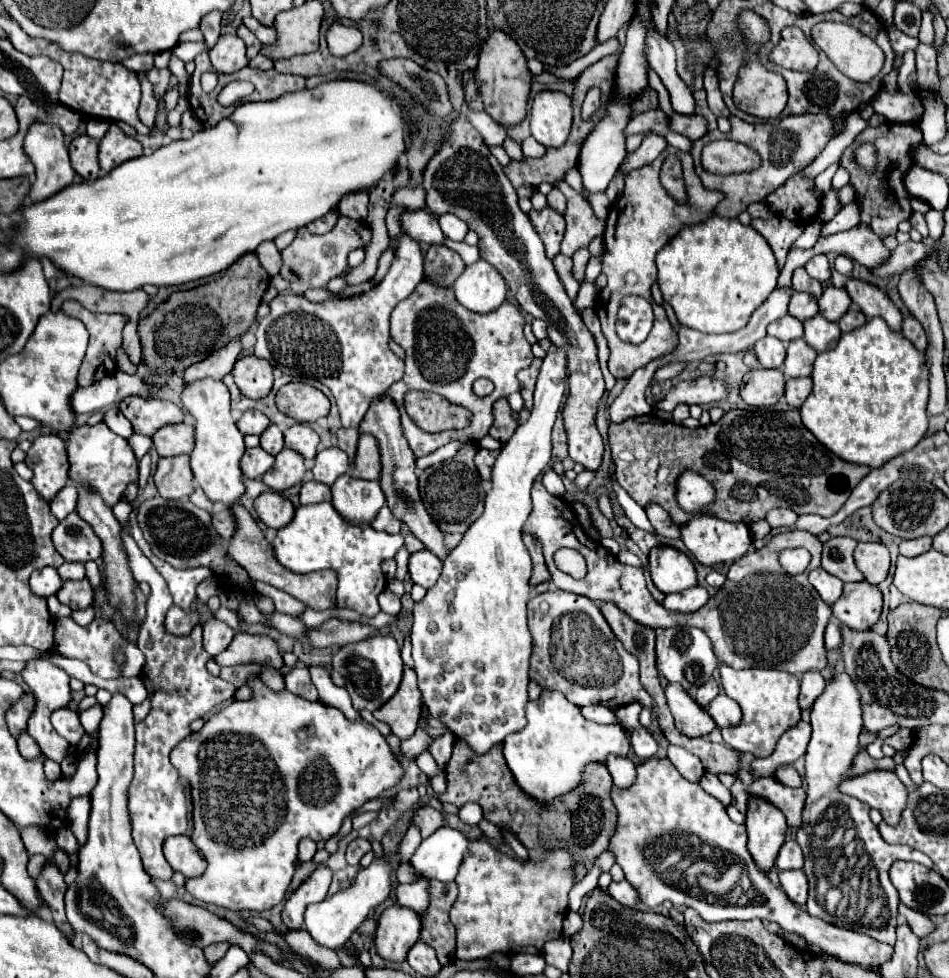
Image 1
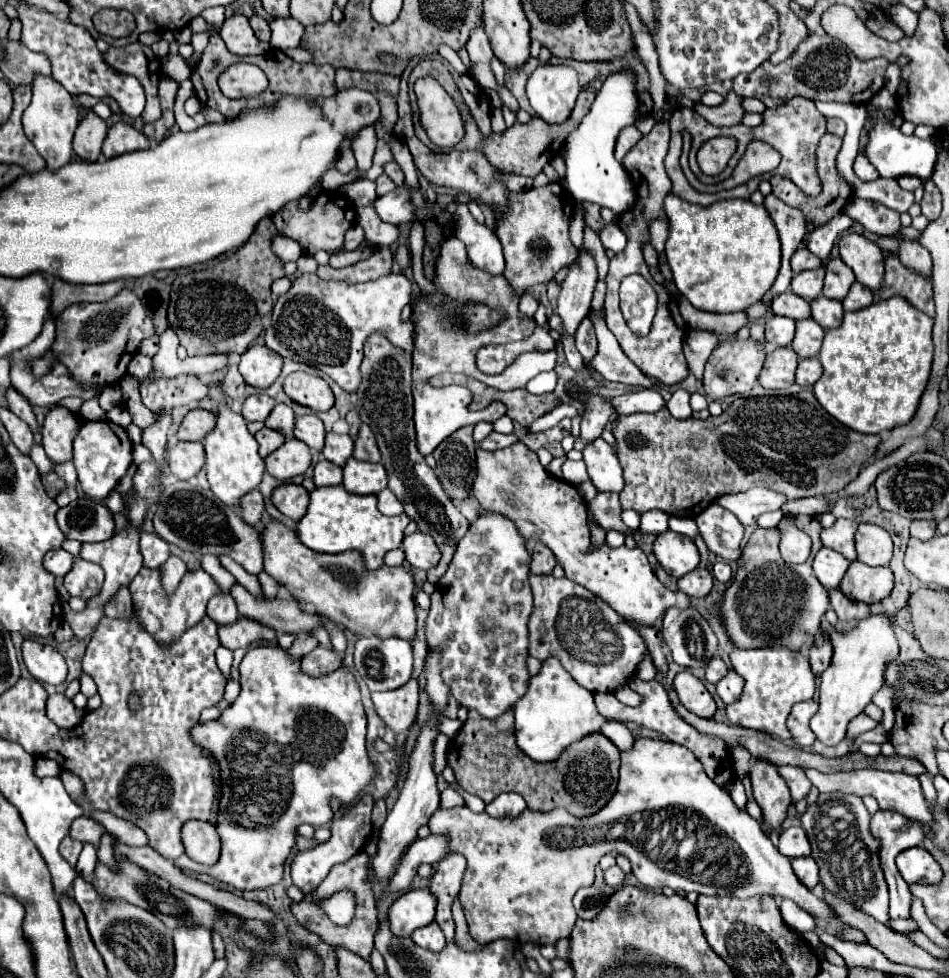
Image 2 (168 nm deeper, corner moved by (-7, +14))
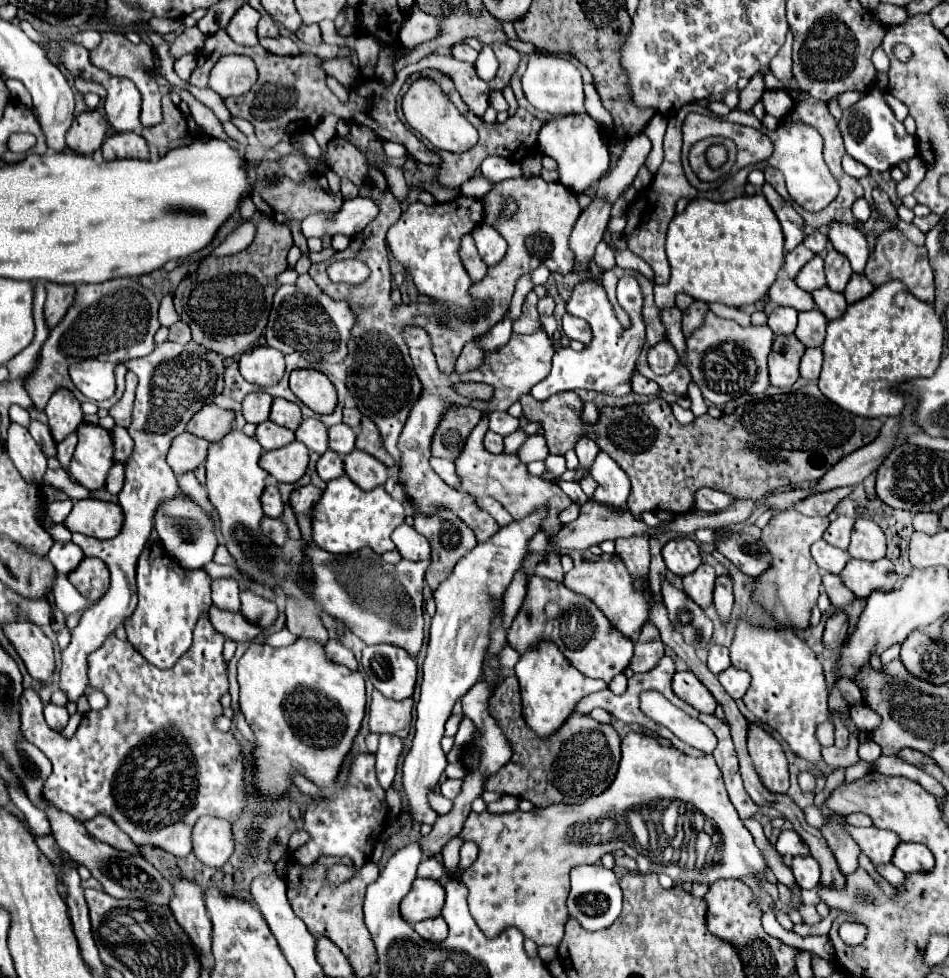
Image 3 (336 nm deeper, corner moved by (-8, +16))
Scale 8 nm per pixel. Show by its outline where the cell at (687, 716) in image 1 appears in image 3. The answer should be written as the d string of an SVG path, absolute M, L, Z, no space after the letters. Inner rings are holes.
M691 670L675 672L673 690L677 696L681 696L681 700L689 702L695 710L703 714L713 714L717 708L717 700L713 698L713 694L697 680L697 676Z

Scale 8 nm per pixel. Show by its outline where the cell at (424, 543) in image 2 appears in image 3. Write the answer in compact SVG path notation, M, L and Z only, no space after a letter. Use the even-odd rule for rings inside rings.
M401 524L393 534L391 540L395 542L399 554L405 560L427 560L431 556L431 548L429 542L425 540L425 536L421 536L413 526Z

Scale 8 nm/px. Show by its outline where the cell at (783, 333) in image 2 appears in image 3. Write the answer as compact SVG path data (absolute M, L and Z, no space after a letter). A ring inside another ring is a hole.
M779 306L769 314L767 324L773 334L791 334L797 328L797 310L789 306Z

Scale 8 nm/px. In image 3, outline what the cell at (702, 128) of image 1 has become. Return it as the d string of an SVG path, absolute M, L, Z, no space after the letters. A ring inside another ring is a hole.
M759 72L757 76L753 76L747 84L745 90L741 90L741 102L739 102L739 110L751 110L753 104L759 102L763 90L765 90L765 72Z

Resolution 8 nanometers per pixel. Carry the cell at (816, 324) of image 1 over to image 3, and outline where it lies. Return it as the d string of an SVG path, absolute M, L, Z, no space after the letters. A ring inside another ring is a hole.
M829 286L813 290L811 294L813 294L813 300L815 300L817 308L827 316L827 320L835 320L835 318L841 318L845 314L847 302L845 302L843 294L833 292Z

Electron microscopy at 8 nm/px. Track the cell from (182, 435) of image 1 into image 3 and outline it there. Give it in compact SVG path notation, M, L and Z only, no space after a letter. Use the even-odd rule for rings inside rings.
M207 404L205 408L201 408L201 412L193 416L193 420L189 420L187 432L201 436L209 442L217 442L233 428L233 420L235 414L231 410L223 410L215 404Z

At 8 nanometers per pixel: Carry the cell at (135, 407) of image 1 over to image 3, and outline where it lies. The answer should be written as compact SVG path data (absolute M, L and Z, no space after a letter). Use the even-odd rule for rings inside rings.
M127 372L125 380L127 380L127 388L125 388L123 398L109 410L109 416L115 420L115 424L123 426L123 428L129 426L129 416L131 416L131 410L133 410L135 388L137 388L137 376L133 372Z

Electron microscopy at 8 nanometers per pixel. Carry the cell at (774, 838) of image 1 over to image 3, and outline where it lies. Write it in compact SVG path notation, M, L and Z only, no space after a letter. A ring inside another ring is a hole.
M749 722L747 746L763 784L771 792L785 794L789 790L789 772L781 744L769 732L765 732L763 726L759 726L757 722Z

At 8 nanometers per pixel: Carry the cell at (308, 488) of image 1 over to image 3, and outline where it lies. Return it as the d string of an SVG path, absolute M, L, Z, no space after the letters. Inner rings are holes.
M327 450L317 462L317 472L325 482L343 476L343 456L333 450Z

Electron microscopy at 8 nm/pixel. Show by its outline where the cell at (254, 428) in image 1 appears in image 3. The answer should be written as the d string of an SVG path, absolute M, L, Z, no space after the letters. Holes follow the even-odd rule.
M253 392L247 394L243 400L243 416L251 424L261 424L269 418L273 398L267 392Z

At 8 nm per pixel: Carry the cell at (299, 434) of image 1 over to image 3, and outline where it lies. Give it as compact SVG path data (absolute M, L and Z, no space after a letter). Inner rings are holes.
M305 418L295 432L297 440L317 454L327 452L327 426L317 418Z

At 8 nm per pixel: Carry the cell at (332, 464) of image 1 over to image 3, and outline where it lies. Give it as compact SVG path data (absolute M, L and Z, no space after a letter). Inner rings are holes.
M335 424L329 428L329 448L341 456L353 452L355 432L347 424Z

